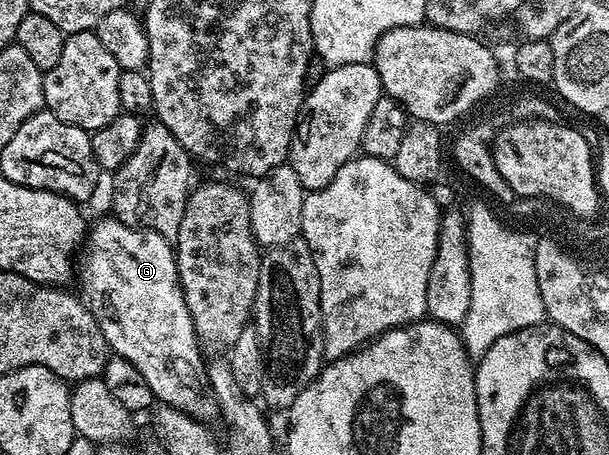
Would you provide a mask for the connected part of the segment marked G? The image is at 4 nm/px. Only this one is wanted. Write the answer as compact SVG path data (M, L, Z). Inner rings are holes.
M109 217L105 223L91 224L90 230L86 235L86 248L88 252L84 255L84 260L79 260L78 263L78 279L84 282L84 295L86 300L86 306L92 315L98 321L98 325L102 329L102 333L106 337L109 348L115 354L121 355L126 361L130 361L130 365L134 365L138 368L138 373L142 373L142 377L146 377L146 385L150 385L153 396L163 406L173 407L178 409L182 413L192 415L196 419L202 419L205 421L212 421L212 418L217 418L218 406L216 398L210 393L209 388L206 386L206 363L202 358L202 352L200 350L200 342L196 340L196 330L194 329L194 321L190 317L190 309L186 305L184 300L184 291L180 288L180 275L176 272L176 252L173 244L169 240L163 239L158 233L147 229L141 229L138 227L127 227L124 223L117 221L115 218Z

